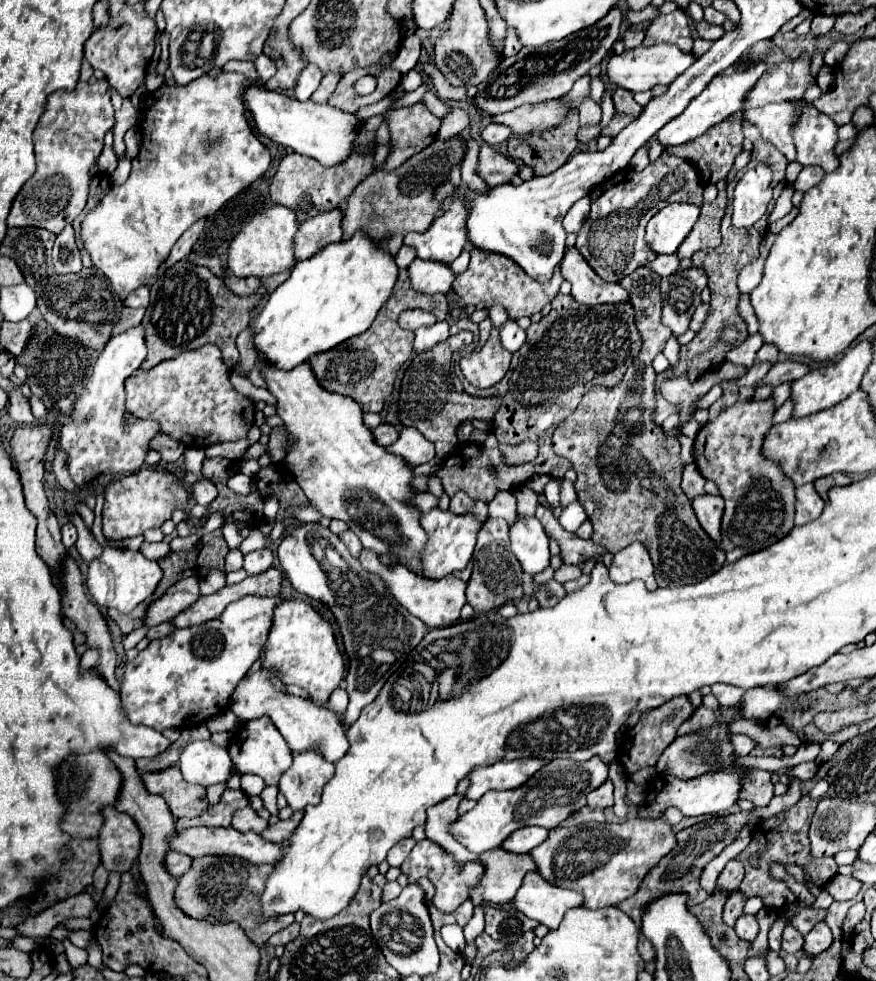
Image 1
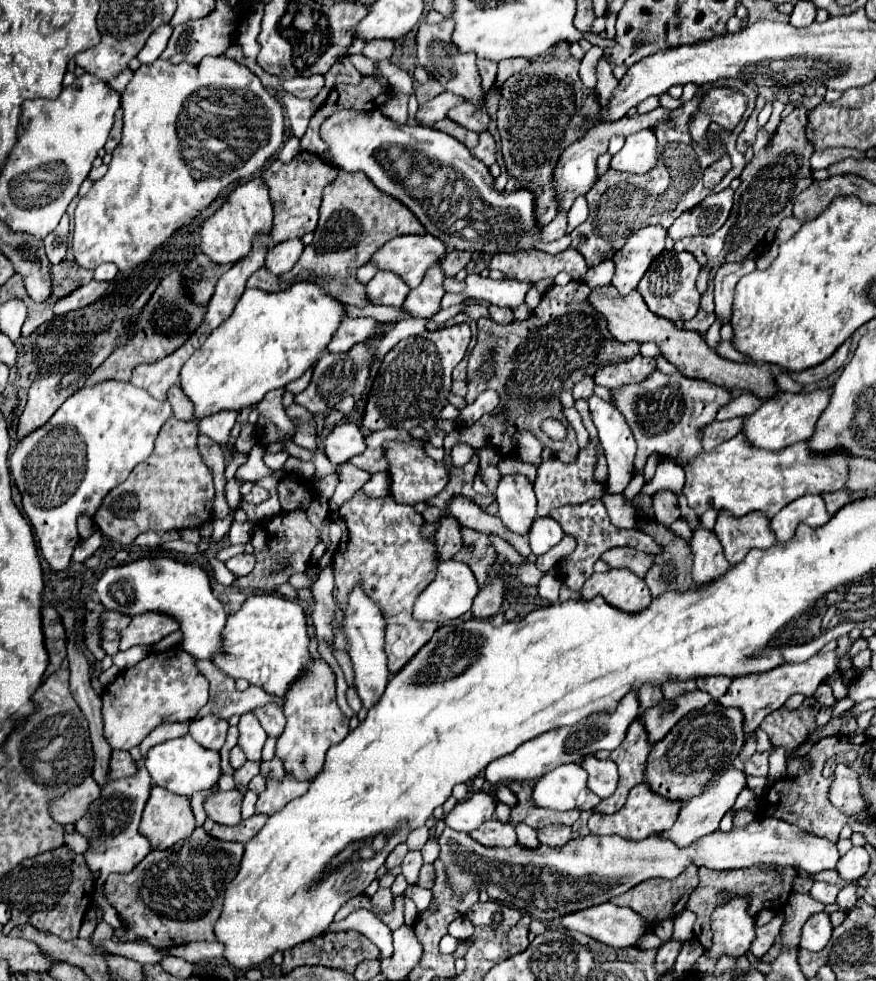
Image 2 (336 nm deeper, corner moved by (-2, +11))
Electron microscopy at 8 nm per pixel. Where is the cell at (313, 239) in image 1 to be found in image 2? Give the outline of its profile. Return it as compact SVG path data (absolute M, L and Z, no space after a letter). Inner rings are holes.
M288 239L288 241L276 243L266 253L266 267L274 275L284 275L298 263L298 257L302 255L302 251L304 251L302 239Z

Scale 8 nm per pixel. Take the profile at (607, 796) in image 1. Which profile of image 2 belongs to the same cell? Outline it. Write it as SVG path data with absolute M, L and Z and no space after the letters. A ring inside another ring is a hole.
M590 755L590 757L584 757L580 765L588 773L588 789L592 793L596 793L602 799L614 793L618 785L618 767L614 765L614 761L610 759L600 761L594 755Z

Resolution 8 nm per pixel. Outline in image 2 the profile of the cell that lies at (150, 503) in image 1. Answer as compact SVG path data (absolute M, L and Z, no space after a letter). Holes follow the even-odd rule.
M170 417L158 437L154 453L134 473L112 489L102 501L94 521L102 535L120 545L130 545L144 531L172 531L172 529L198 529L212 517L212 473L202 463L198 447L196 421L180 421Z

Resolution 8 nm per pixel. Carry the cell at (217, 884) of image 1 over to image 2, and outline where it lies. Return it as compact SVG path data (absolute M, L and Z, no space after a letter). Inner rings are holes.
M196 827L190 837L178 841L170 849L154 849L144 857L130 873L120 875L114 873L106 879L106 895L110 903L120 913L126 923L124 941L132 941L136 937L146 937L156 949L170 949L178 945L186 945L190 941L216 941L214 921L218 921L222 913L222 901L226 893L226 885L236 877L240 869L240 861L244 855L244 845L234 841L218 841L216 837L208 837L204 827Z

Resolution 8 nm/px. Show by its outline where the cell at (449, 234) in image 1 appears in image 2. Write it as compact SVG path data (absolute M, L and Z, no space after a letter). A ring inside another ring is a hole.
M430 233L400 235L374 253L372 261L378 263L380 269L398 273L410 287L418 287L426 269L430 269L430 265L438 265L446 253L448 251L442 241Z

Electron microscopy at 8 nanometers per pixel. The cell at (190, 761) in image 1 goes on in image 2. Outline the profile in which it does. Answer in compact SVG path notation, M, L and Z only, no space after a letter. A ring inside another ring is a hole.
M206 715L202 719L192 721L190 725L190 735L194 737L196 743L200 743L204 749L220 751L220 747L226 741L226 731L228 731L228 721L218 719L216 715Z

